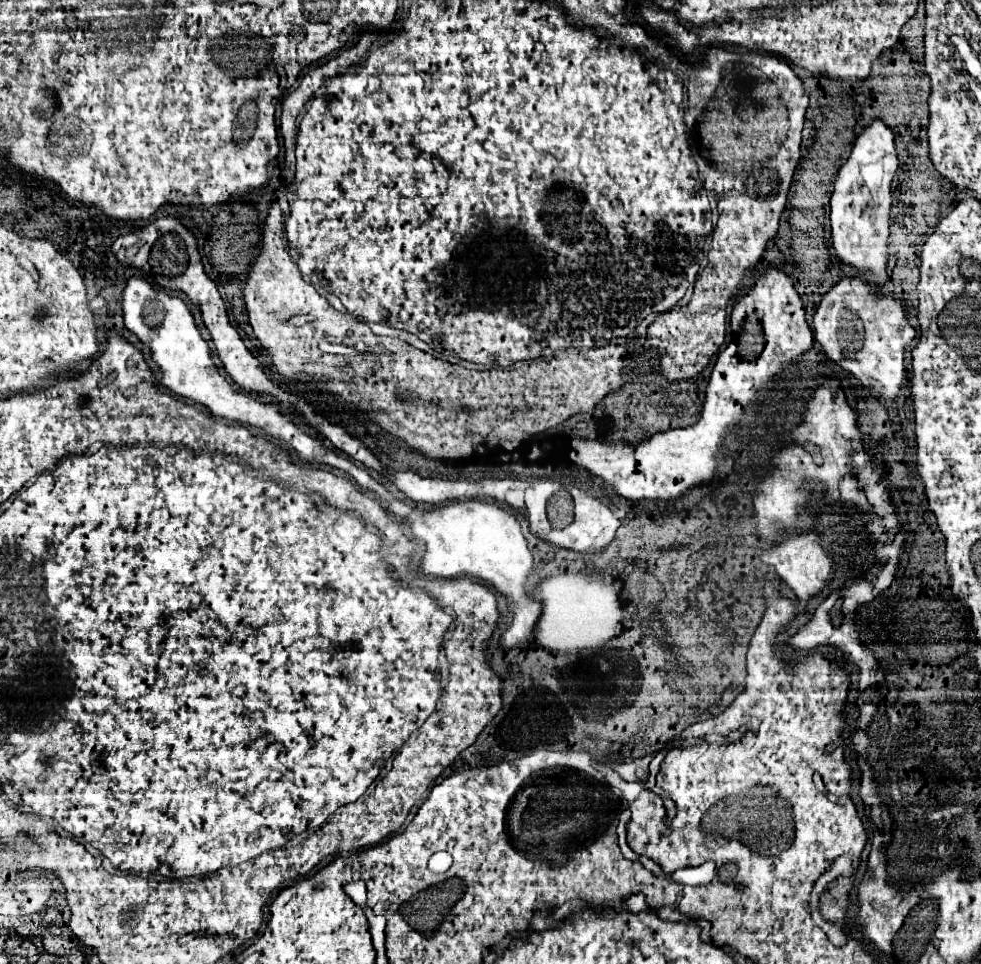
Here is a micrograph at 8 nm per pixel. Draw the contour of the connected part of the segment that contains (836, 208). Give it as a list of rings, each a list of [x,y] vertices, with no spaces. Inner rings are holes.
[[[879,119],[863,129],[857,137],[849,159],[839,169],[835,189],[831,195],[831,229],[833,247],[839,259],[881,287],[887,277],[887,243],[889,243],[889,209],[891,209],[891,181],[897,169],[897,149],[893,131]]]

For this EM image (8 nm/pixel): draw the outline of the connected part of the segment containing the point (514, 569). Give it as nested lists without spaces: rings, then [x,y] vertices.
[[[483,499],[453,501],[441,509],[431,511],[419,511],[411,507],[407,515],[415,537],[425,541],[427,547],[419,573],[443,579],[459,577],[459,573],[463,573],[481,579],[487,585],[493,585],[509,599],[515,617],[511,627],[501,637],[501,649],[511,649],[521,641],[529,641],[537,617],[541,615],[541,605],[529,599],[525,593],[525,581],[533,567],[533,555],[527,547],[527,541],[521,533],[521,525],[515,515]]]

